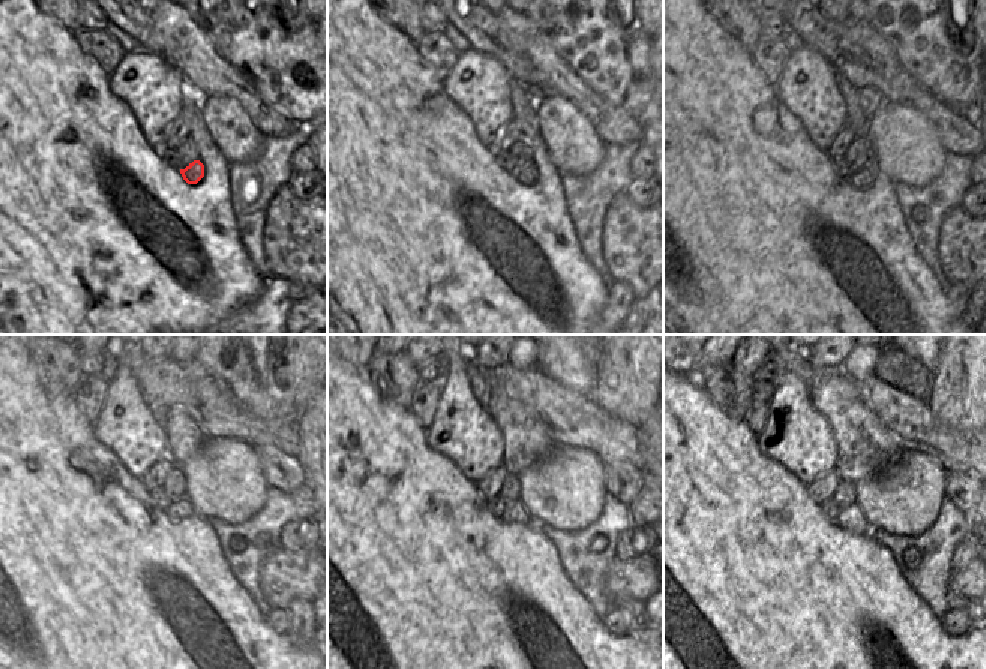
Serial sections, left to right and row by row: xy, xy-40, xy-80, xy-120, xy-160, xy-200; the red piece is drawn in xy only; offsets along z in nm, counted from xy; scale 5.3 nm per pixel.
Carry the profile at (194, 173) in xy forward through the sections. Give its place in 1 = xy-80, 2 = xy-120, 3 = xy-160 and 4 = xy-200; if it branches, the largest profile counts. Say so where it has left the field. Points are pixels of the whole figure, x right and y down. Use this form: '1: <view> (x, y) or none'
1: xy-80 (862, 177)
2: xy-120 (179, 510)
3: xy-160 (515, 512)
4: xy-200 (850, 519)

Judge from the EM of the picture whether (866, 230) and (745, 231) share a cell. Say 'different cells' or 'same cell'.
same cell

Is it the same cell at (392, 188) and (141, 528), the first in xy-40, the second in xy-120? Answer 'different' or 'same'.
same

